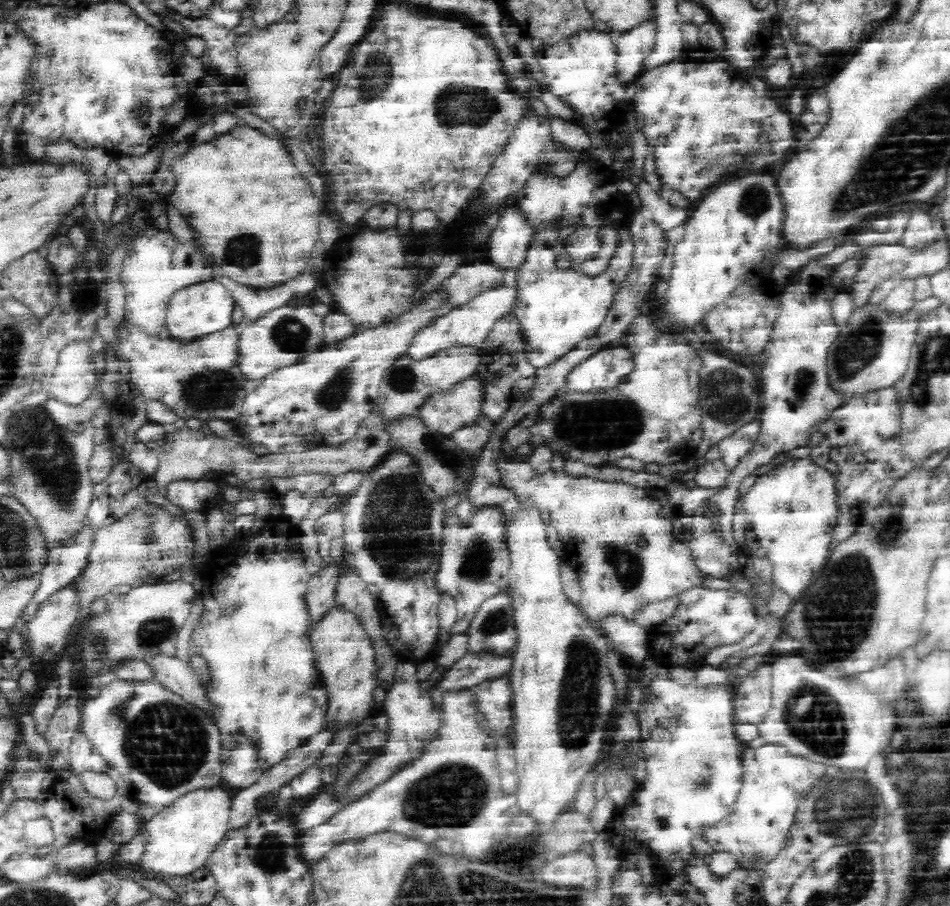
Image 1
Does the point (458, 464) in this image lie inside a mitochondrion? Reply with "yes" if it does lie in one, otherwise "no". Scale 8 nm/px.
yes

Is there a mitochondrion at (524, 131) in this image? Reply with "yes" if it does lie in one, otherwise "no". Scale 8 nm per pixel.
no

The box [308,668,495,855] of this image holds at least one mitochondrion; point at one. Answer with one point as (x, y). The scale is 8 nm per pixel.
(456, 794)

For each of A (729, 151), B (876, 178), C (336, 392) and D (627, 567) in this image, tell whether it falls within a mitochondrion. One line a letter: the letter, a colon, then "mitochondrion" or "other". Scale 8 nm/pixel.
A: other
B: mitochondrion
C: mitochondrion
D: mitochondrion

